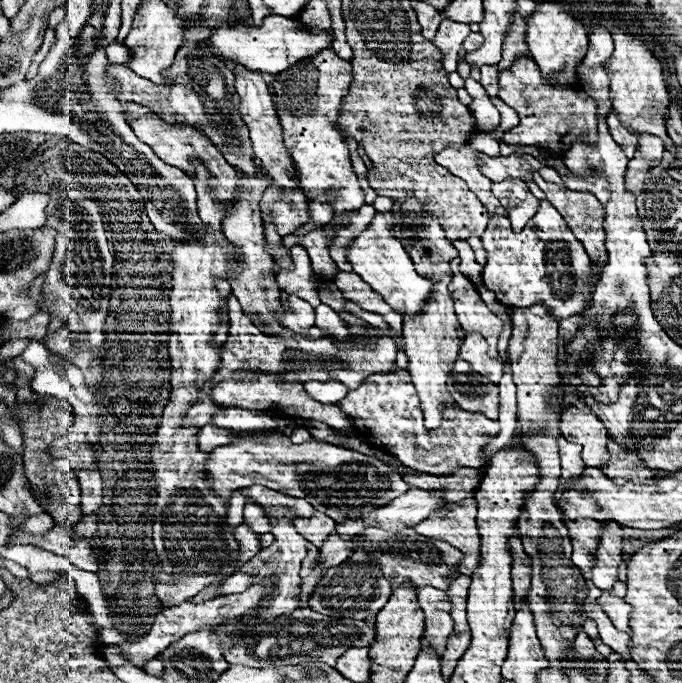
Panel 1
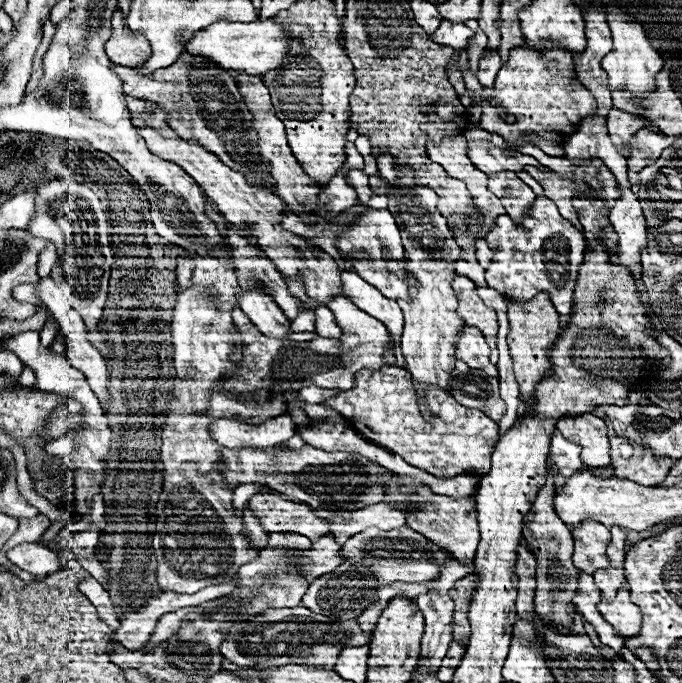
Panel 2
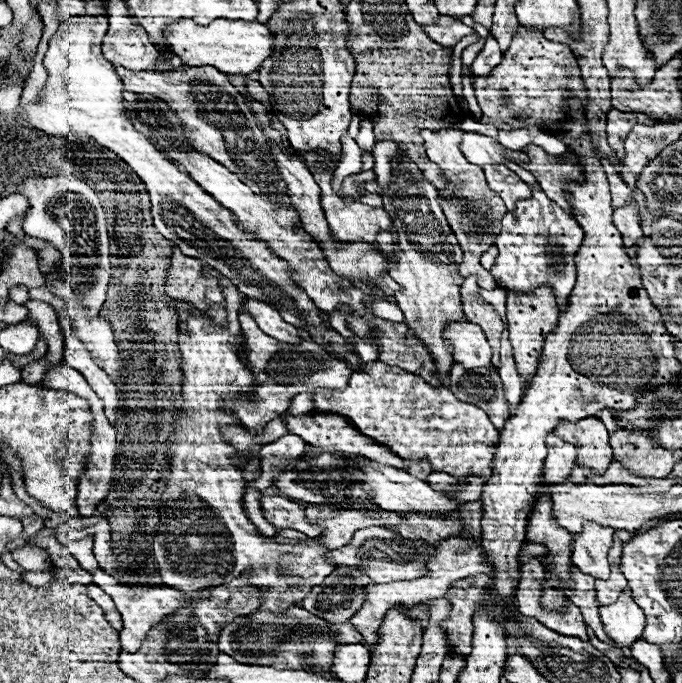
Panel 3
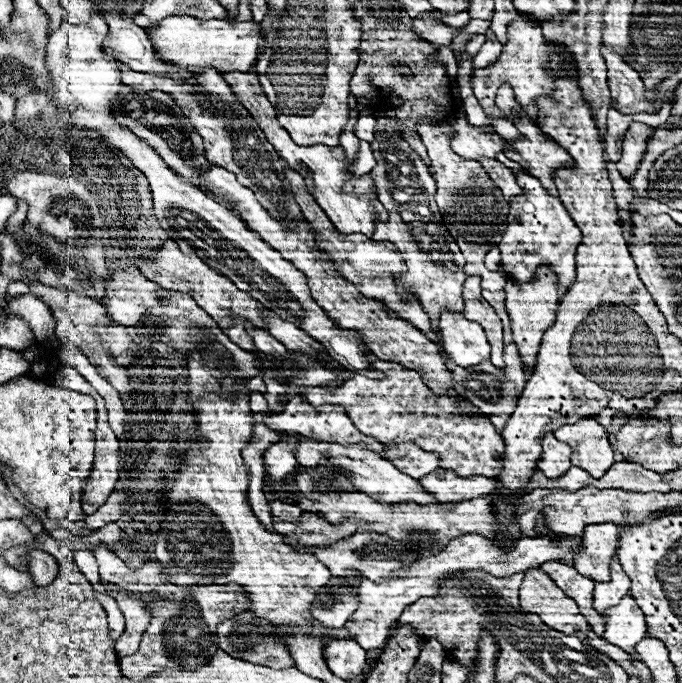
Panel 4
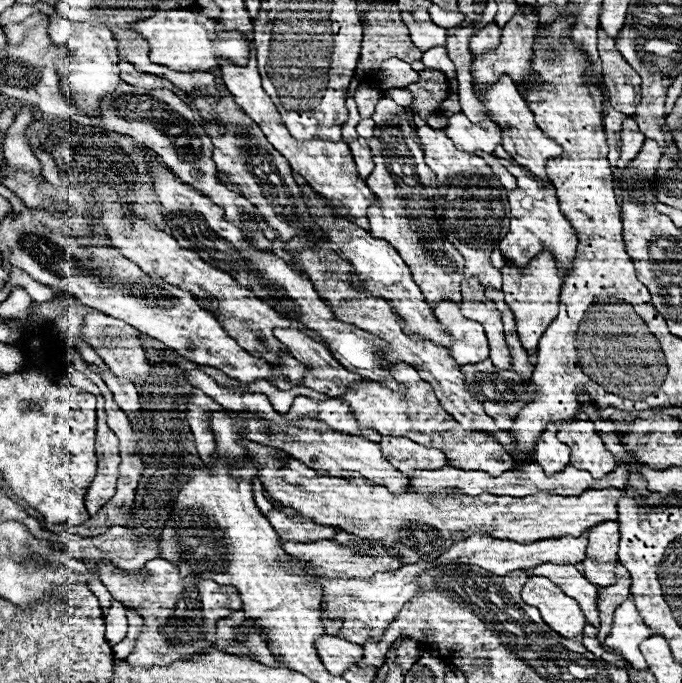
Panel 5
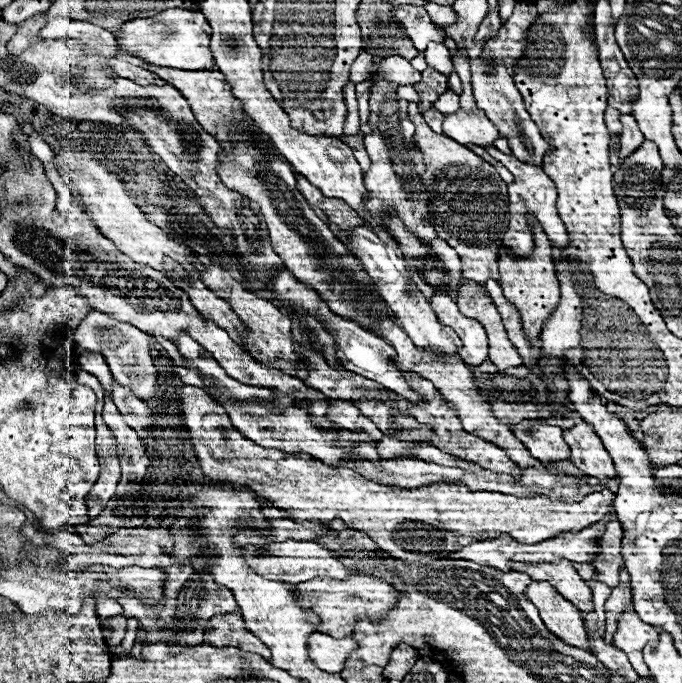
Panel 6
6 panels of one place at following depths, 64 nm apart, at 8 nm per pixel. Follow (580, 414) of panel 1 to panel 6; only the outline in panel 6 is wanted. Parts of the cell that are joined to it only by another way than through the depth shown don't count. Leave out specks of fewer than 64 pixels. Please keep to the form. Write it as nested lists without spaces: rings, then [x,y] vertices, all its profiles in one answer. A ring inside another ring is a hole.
[[[578,422],[576,426],[564,430],[562,438],[572,448],[572,462],[576,468],[600,480],[614,478],[614,462],[588,422]]]

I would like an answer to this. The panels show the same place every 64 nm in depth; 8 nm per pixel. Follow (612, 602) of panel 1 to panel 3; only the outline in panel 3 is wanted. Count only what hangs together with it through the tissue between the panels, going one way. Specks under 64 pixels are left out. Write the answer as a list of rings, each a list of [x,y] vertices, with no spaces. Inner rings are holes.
[[[628,590],[622,592],[614,604],[600,606],[600,616],[608,636],[618,642],[620,648],[632,646],[636,640],[642,638],[644,612],[634,604]]]

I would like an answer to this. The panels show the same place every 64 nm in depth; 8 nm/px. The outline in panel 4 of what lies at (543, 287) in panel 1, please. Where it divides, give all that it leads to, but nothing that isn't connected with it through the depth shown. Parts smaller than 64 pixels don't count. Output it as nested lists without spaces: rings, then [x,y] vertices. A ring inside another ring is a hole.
[[[514,172],[524,194],[514,196],[510,202],[510,214],[506,218],[506,232],[502,234],[502,264],[500,272],[516,284],[528,284],[536,278],[540,266],[548,266],[558,278],[558,290],[564,294],[576,276],[574,254],[582,240],[580,228],[570,218],[568,210],[534,180],[530,174]]]

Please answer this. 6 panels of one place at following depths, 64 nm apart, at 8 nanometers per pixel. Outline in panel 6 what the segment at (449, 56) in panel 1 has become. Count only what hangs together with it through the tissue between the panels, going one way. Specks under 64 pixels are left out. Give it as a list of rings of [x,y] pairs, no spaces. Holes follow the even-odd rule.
[[[400,6],[398,10],[394,10],[394,18],[404,26],[406,36],[414,42],[414,48],[420,52],[426,50],[430,42],[444,42],[442,30],[430,22],[430,16],[422,6]]]

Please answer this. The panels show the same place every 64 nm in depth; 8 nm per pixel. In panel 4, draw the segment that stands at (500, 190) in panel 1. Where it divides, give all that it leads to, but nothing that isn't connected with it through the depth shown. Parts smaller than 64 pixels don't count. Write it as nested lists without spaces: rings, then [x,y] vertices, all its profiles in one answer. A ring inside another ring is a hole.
[[[486,160],[486,162],[482,162],[482,166],[486,168],[490,180],[496,184],[496,188],[502,190],[506,202],[510,202],[512,196],[518,196],[518,194],[524,192],[524,190],[518,186],[518,182],[516,182],[514,172],[512,172],[510,168],[506,168],[502,162],[498,162],[498,160]]]

